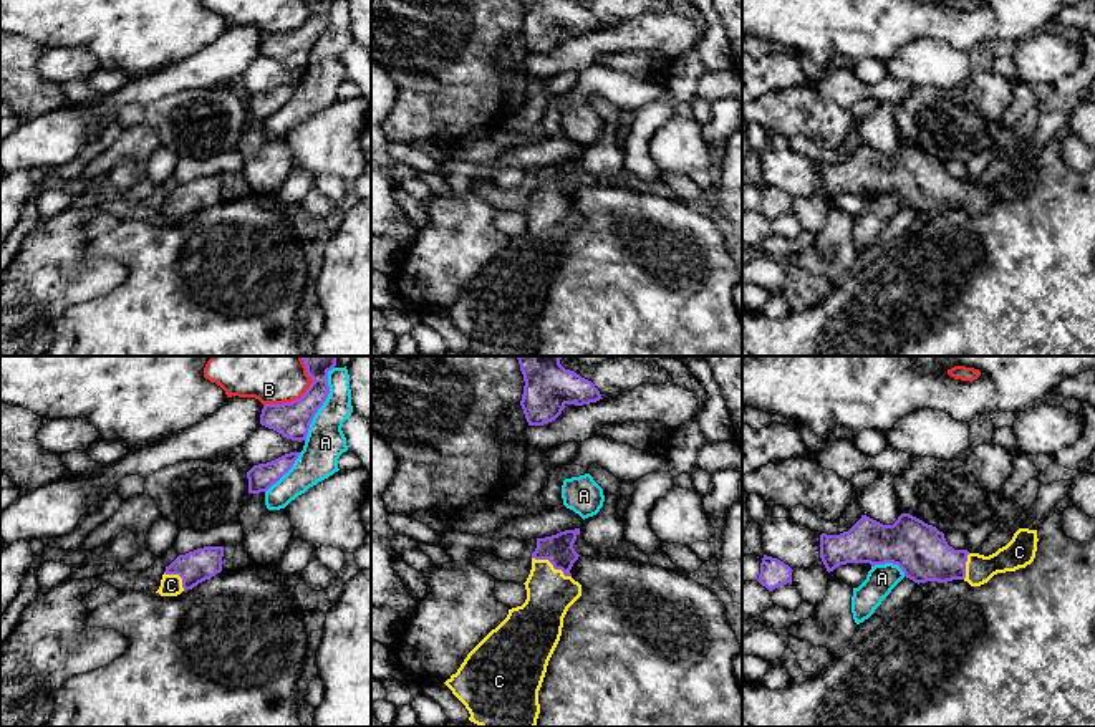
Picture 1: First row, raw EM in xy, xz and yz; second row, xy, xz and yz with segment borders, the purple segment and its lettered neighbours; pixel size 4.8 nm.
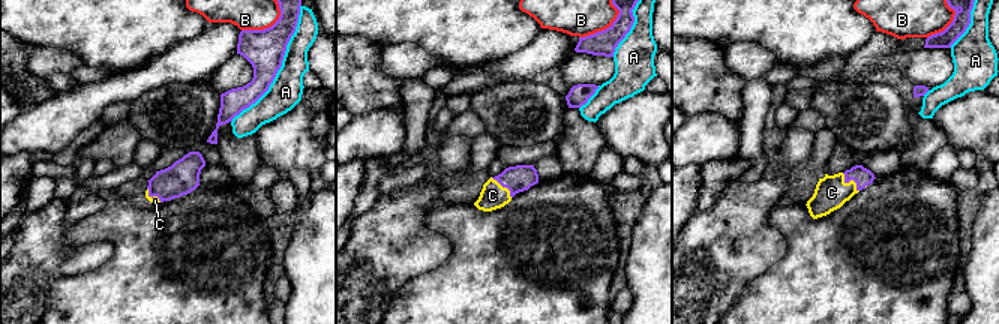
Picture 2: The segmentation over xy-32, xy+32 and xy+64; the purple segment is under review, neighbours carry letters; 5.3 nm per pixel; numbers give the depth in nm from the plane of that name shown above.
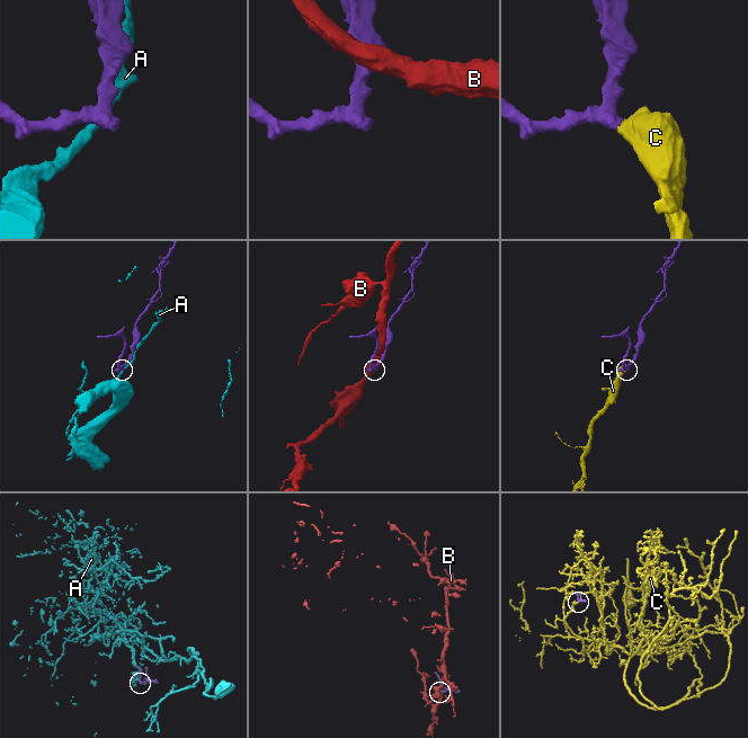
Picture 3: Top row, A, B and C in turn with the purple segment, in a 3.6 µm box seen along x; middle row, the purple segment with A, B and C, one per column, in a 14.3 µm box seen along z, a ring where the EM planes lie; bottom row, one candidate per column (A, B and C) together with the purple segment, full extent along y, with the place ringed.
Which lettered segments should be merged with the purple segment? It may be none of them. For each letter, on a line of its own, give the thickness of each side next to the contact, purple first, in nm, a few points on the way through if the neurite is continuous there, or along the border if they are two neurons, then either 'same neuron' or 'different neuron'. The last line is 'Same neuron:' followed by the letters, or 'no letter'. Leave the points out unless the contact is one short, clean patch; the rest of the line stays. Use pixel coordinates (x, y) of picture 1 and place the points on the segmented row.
A: 180/190 nm | different neuron
B: 180/360 nm | different neuron
C: 150/220 nm | across xz (559, 550), (552, 563), (550, 593) | same neuron
Same neuron: C

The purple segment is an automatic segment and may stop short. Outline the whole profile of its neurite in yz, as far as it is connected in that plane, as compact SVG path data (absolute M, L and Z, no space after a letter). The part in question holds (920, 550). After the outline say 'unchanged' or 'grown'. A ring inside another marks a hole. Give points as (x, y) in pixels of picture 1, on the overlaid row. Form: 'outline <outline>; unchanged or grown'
outline M901 513L893 525L861 515L848 532L820 535L820 558L828 573L847 563L893 563L918 585L964 580L981 586L997 573L1030 565L1037 542L1037 530L1019 528L1006 546L984 556L954 550L943 532L909 513Z; grown

